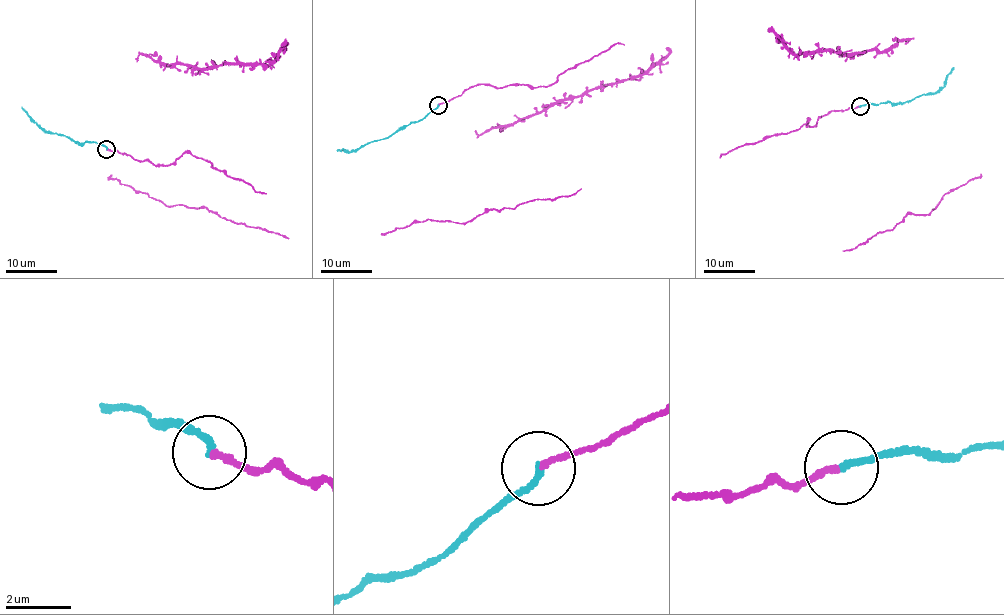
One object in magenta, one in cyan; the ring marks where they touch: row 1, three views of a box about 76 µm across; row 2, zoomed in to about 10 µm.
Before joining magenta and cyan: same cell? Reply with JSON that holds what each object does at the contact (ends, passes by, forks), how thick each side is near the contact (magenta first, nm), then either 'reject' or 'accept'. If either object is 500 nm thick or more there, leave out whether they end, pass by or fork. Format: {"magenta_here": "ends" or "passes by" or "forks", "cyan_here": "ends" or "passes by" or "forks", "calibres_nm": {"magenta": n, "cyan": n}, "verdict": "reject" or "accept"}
{"magenta_here": "ends", "cyan_here": "ends", "calibres_nm": {"magenta": 190, "cyan": 200}, "verdict": "accept"}

